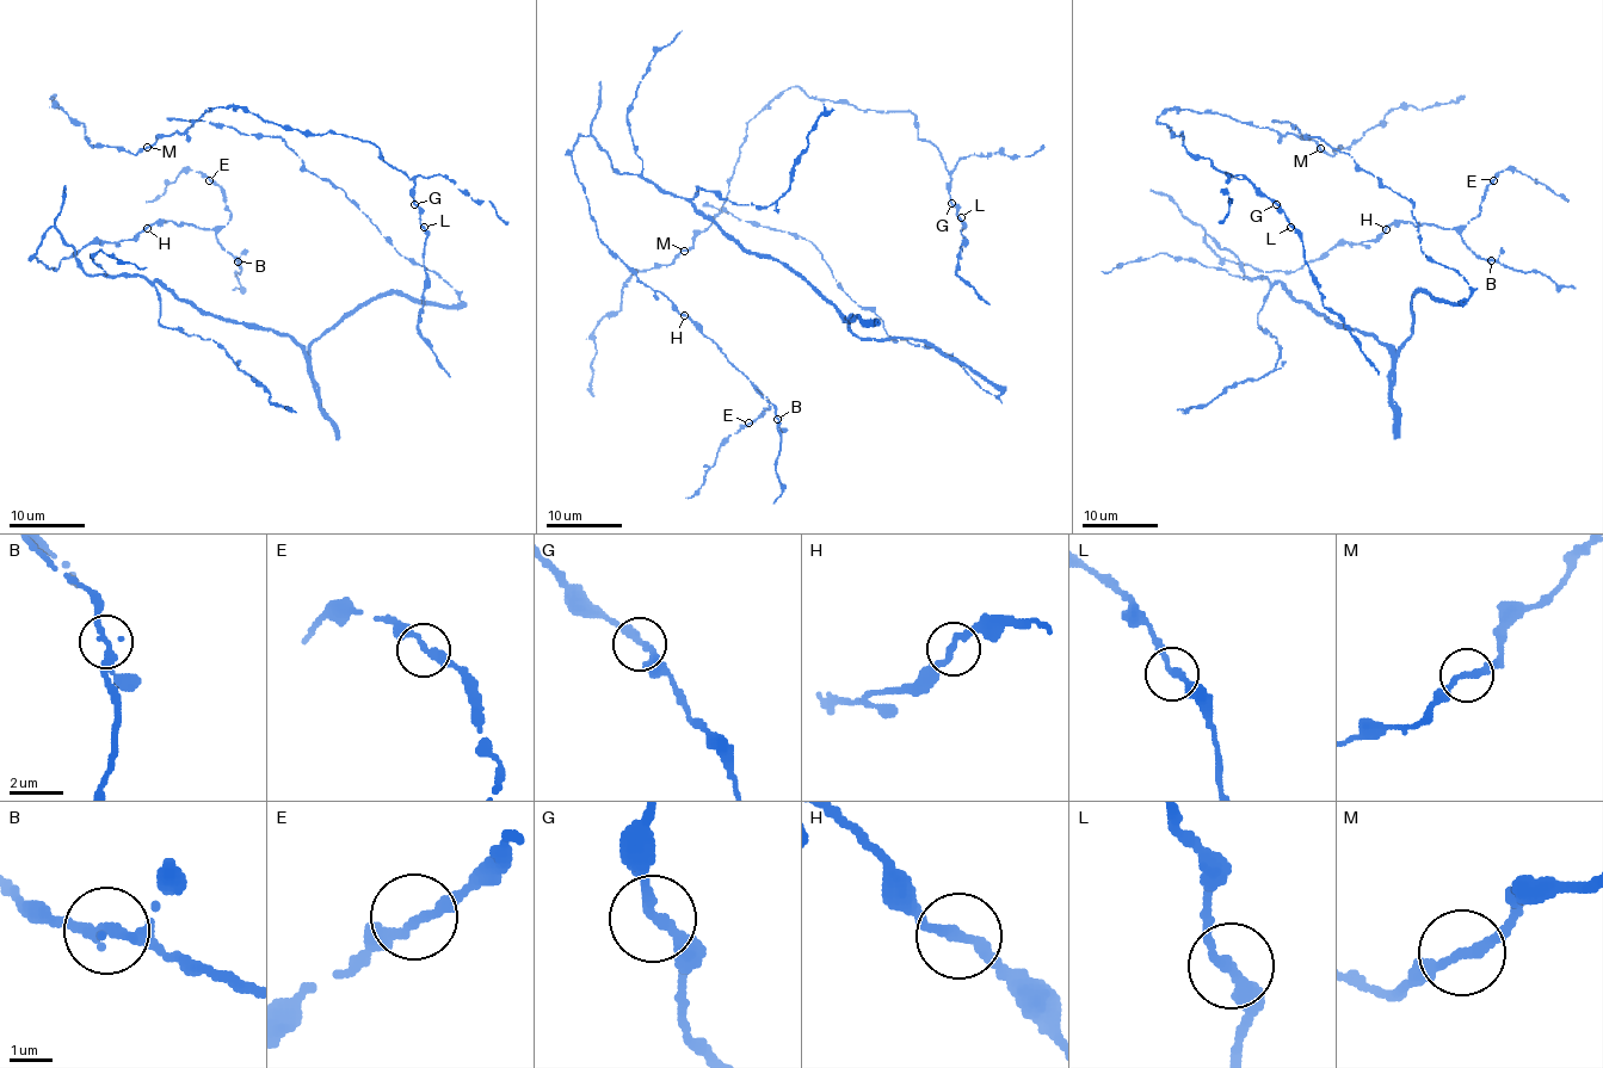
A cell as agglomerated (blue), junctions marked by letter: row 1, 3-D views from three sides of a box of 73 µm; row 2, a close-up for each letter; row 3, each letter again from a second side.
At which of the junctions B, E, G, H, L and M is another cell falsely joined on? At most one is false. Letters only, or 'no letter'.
no letter

